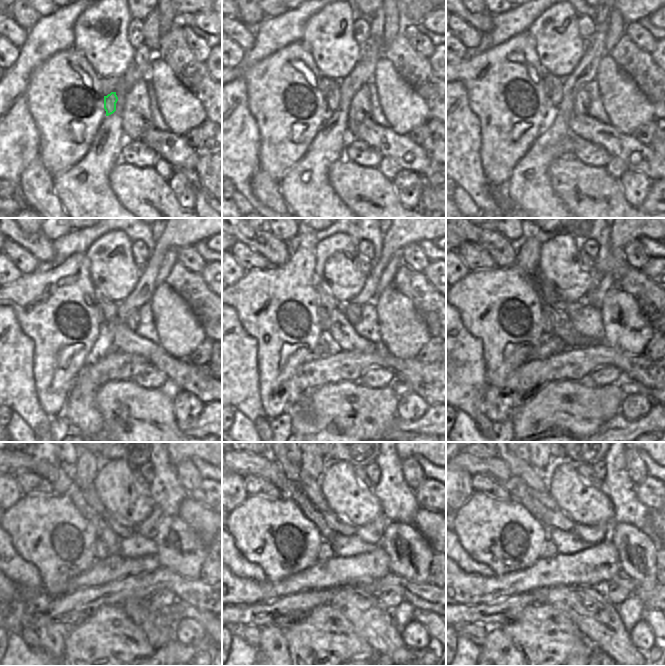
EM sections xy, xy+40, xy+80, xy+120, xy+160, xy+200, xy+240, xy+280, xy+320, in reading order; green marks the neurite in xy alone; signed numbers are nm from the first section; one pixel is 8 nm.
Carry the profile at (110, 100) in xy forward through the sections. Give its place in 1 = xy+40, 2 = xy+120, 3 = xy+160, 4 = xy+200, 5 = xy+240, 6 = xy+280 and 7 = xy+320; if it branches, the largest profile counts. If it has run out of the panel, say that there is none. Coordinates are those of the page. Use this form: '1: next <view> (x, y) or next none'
1: next xy+40 (330, 88)
2: next xy+120 (106, 309)
3: next xy+160 (327, 303)
4: next xy+200 (544, 289)
5: next xy+240 (90, 495)
6: next xy+280 (311, 487)
7: next xy+320 (521, 469)

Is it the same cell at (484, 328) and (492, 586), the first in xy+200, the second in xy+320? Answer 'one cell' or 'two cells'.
two cells

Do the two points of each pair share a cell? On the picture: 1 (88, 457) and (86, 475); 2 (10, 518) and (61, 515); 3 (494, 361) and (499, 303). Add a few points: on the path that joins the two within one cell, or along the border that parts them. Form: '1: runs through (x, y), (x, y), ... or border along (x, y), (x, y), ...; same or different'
1: runs through (87, 461), (86, 471); same
2: runs through (23, 518), (48, 518); same
3: runs through (498, 347), (498, 317); same

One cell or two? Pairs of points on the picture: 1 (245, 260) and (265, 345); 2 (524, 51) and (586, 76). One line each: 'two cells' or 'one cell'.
1: two cells
2: two cells

